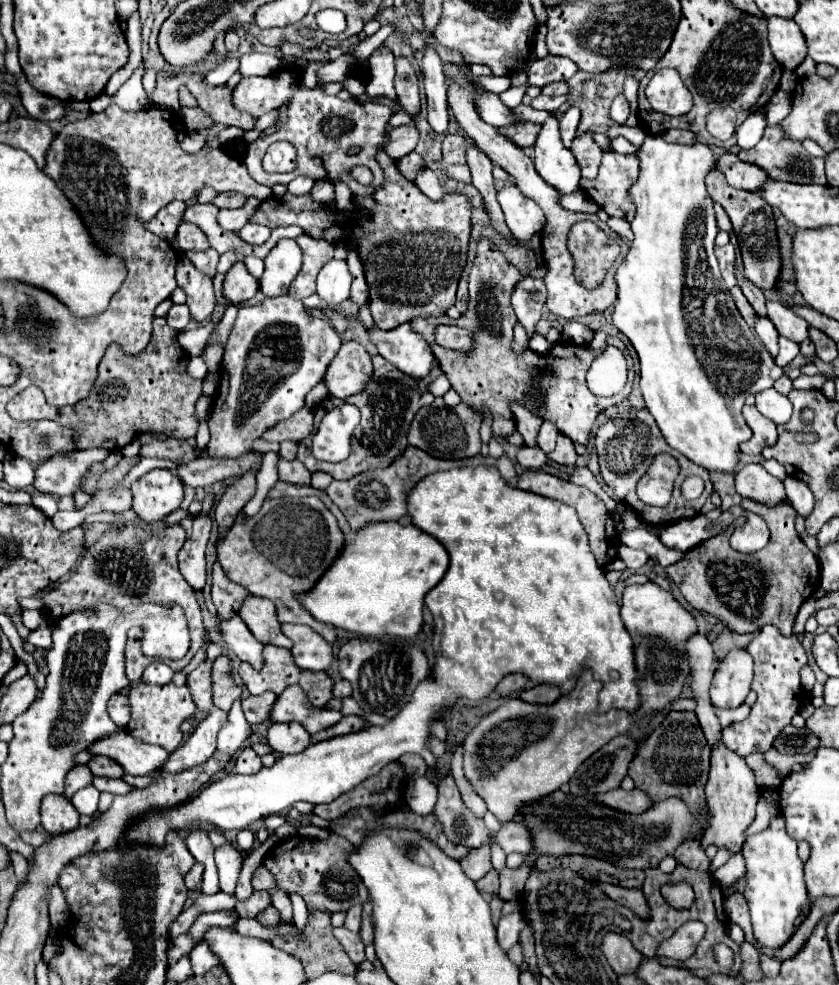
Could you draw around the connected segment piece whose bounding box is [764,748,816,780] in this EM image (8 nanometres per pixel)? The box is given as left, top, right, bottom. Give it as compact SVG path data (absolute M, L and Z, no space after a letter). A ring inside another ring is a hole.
M770 748L768 752L764 752L764 760L772 766L772 768L776 768L776 772L778 772L778 778L780 780L784 780L784 778L788 778L788 774L792 774L792 766L794 764L808 764L810 760L814 759L814 754L816 754L816 750L807 754L795 754L787 756L786 754L780 754L775 748Z

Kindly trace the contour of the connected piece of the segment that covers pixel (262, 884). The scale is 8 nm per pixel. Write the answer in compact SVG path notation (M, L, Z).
M262 866L262 868L256 870L256 876L254 876L252 884L254 884L254 888L272 888L272 884L274 884L274 876Z

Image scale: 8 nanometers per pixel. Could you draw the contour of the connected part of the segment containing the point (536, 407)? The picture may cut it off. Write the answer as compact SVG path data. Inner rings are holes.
M482 240L478 244L478 254L470 272L468 310L458 320L452 320L446 314L430 318L418 316L412 320L412 328L420 332L432 346L438 362L442 364L444 374L450 378L450 384L460 394L460 398L472 404L474 408L482 408L484 404L490 408L494 416L492 430L496 436L508 438L516 432L516 420L510 408L510 404L516 402L526 410L540 414L542 420L552 422L564 436L586 446L590 442L590 432L598 414L626 400L630 392L620 392L620 396L612 396L608 400L592 396L592 392L588 392L588 386L584 384L584 372L588 370L588 360L592 360L596 352L584 346L572 346L572 354L564 358L552 354L540 356L534 350L524 350L516 354L512 350L512 328L516 324L516 314L512 310L508 294L508 290L514 290L516 282L518 270L504 258L504 254L490 240ZM438 324L456 324L464 330L470 330L474 342L472 350L458 352L438 348L434 344L434 326Z

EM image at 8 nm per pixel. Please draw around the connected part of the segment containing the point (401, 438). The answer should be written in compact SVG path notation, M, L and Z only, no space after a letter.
M374 356L372 362L374 362L374 372L372 372L372 378L370 378L368 386L362 392L346 398L350 404L358 406L358 410L362 412L362 420L360 420L360 424L356 426L356 430L352 434L352 452L350 452L350 456L346 460L338 462L338 464L332 464L332 462L316 460L310 450L300 450L298 458L310 472L322 470L322 472L328 472L334 480L348 480L348 478L364 472L364 470L388 466L408 446L406 434L408 434L410 422L416 416L416 412L422 406L432 404L434 396L428 392L428 384L434 382L442 374L438 362L436 362L434 370L426 378L420 378L420 380L408 378L408 374L394 368L382 356Z

